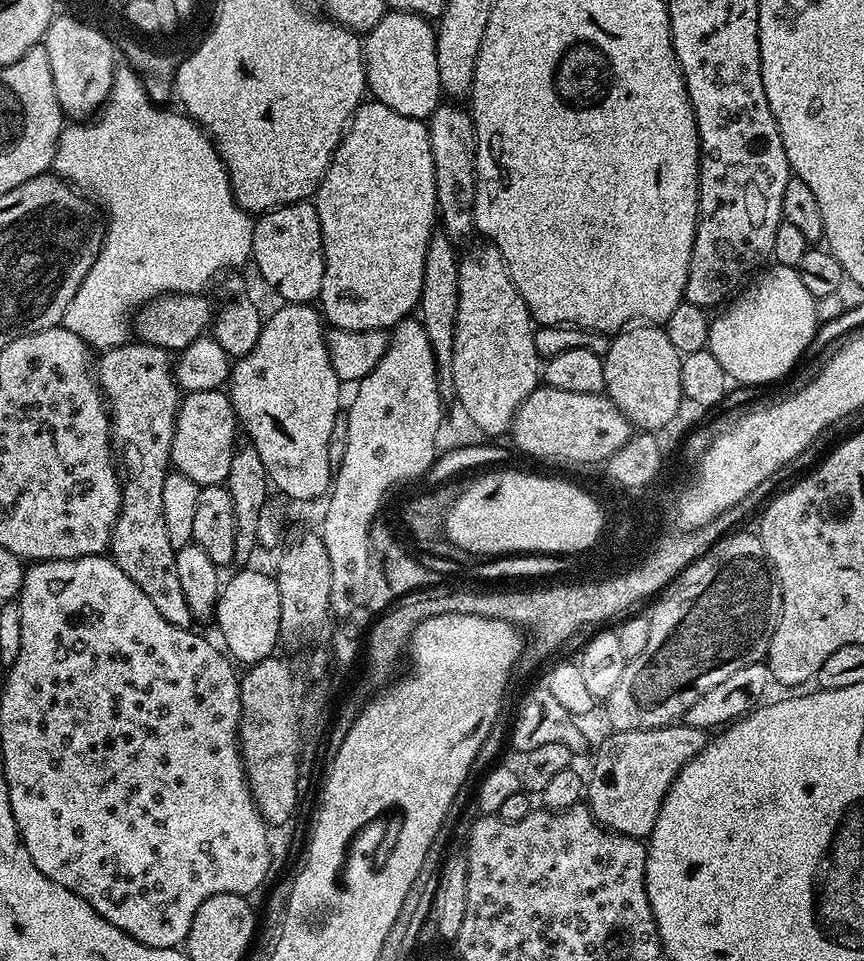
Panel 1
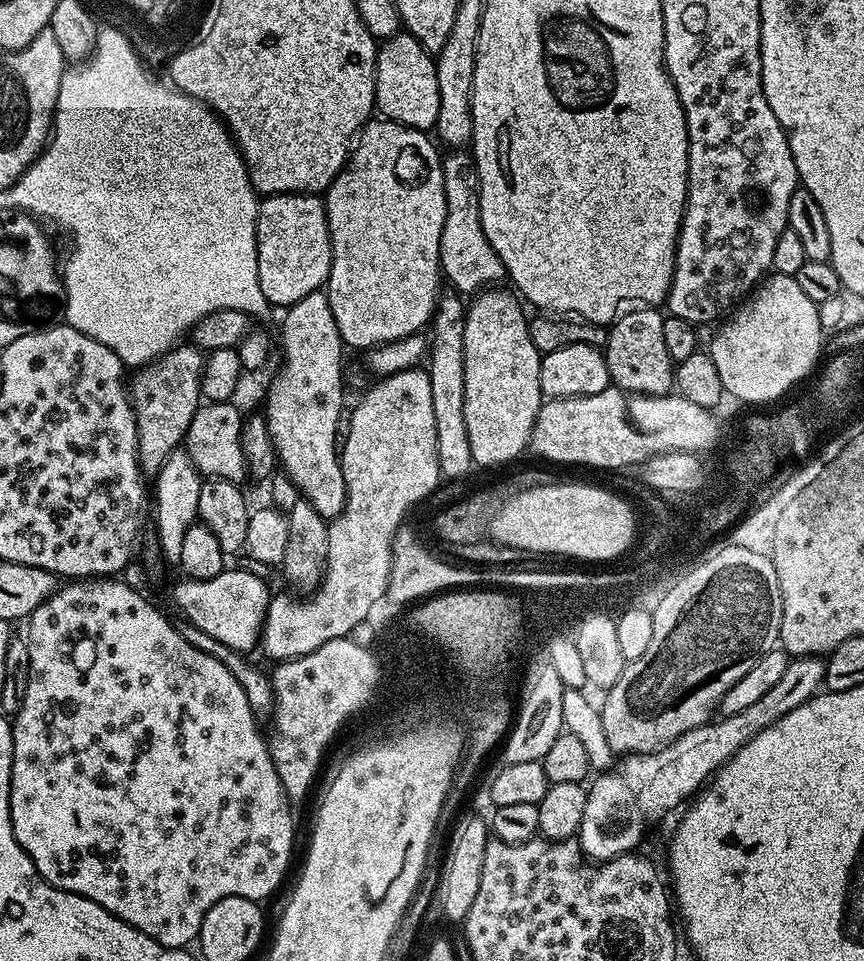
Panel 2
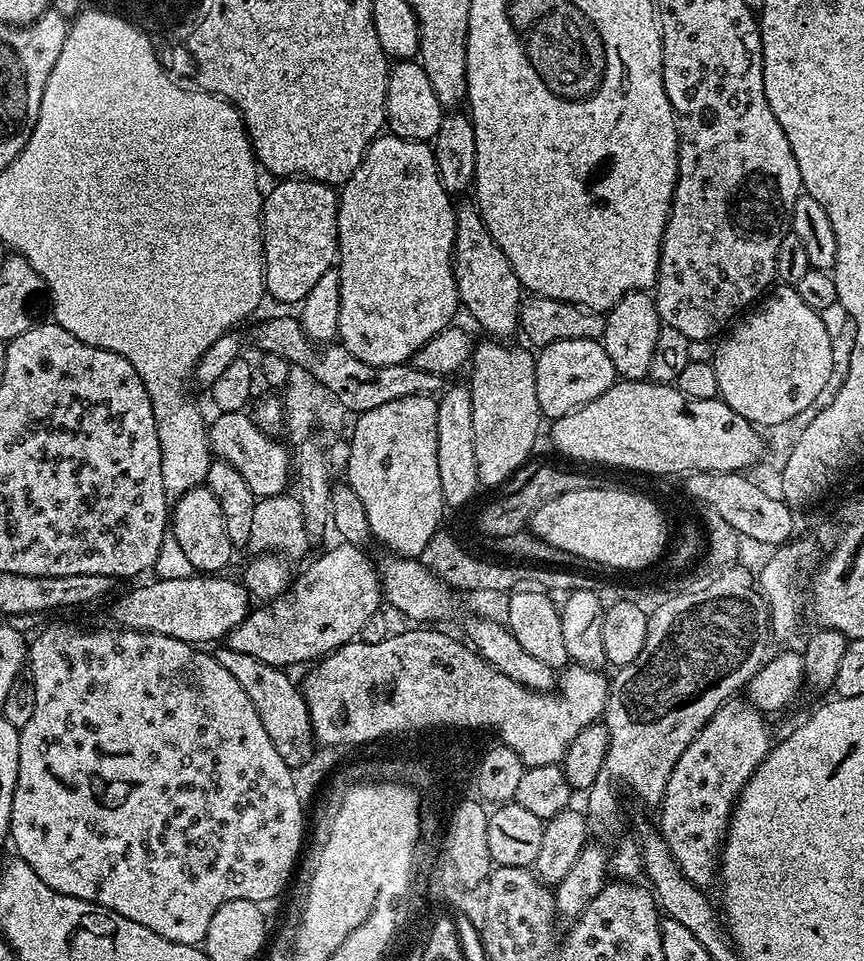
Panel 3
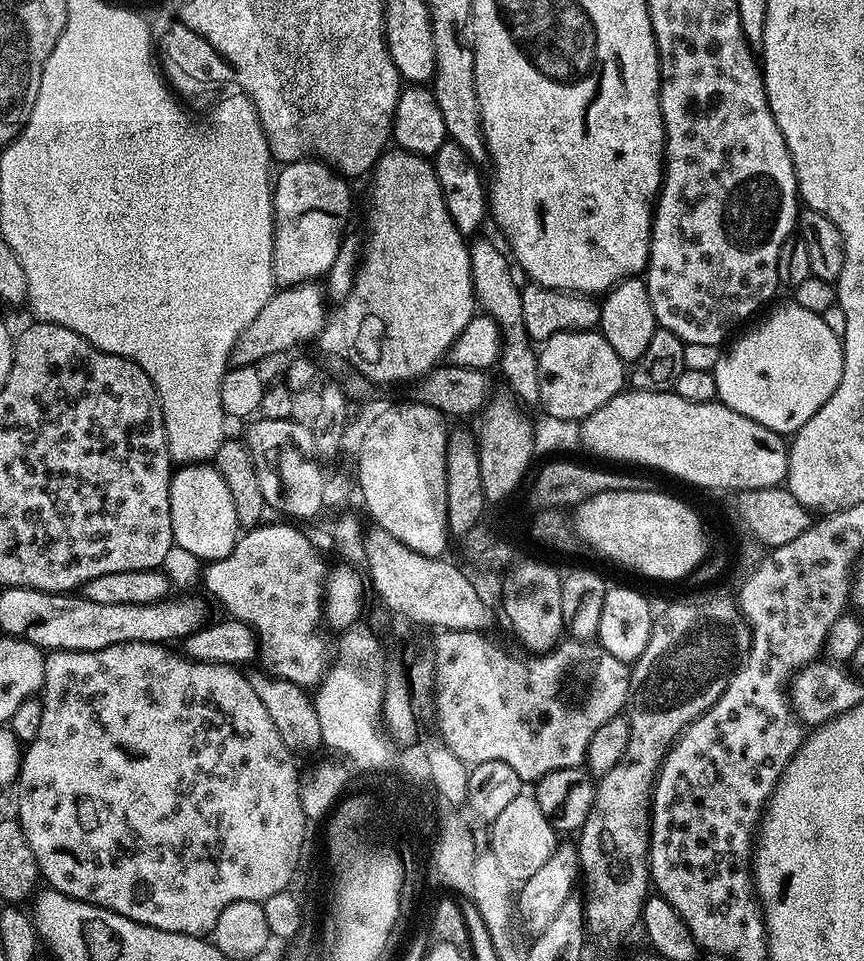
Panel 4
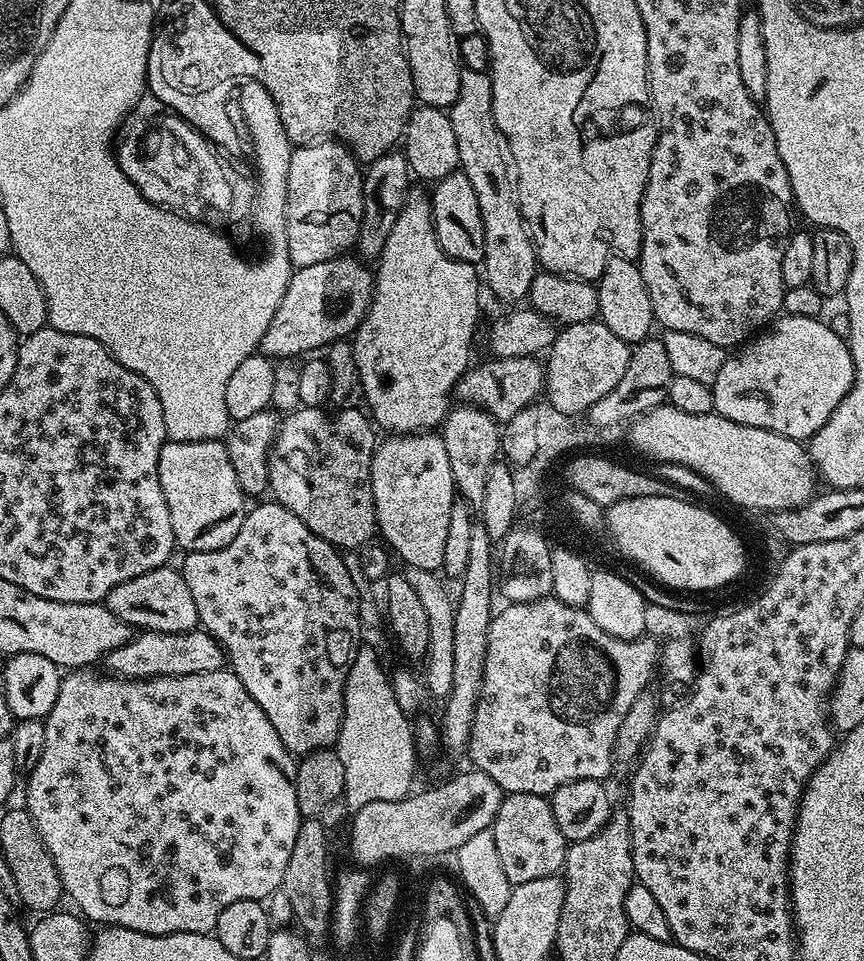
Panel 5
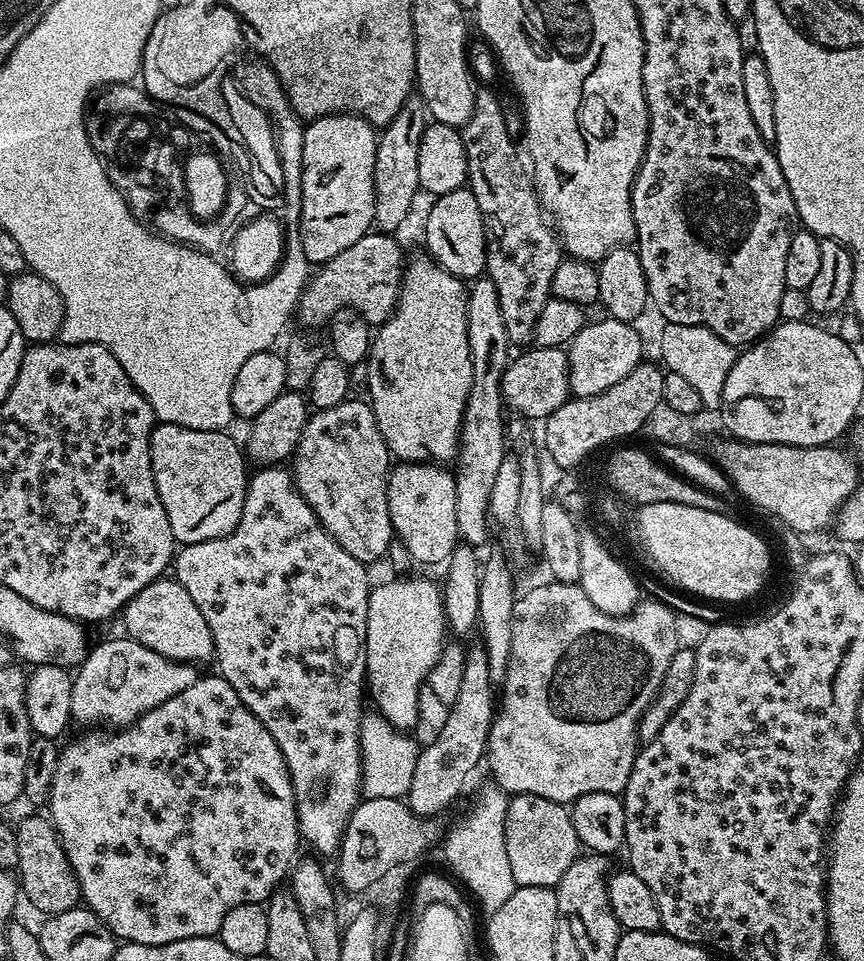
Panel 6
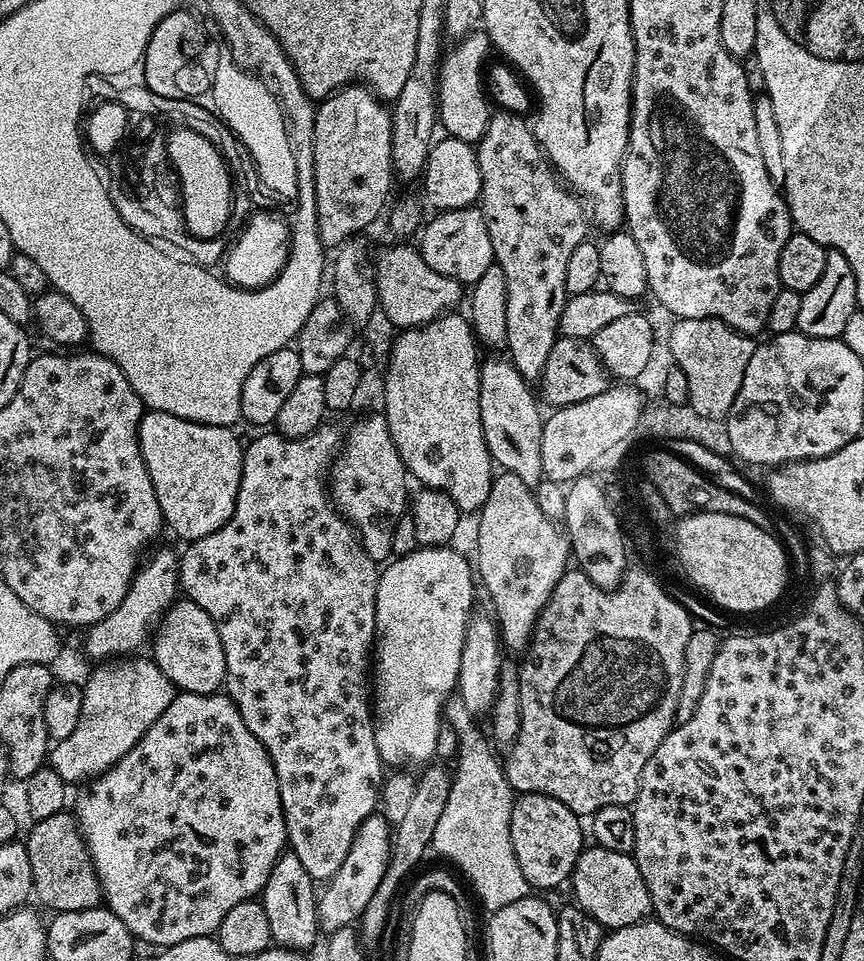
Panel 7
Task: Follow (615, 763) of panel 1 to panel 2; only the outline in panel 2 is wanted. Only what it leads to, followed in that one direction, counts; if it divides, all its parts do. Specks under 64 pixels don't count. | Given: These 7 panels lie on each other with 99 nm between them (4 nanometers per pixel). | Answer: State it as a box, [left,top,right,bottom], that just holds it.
[578,655,825,862]

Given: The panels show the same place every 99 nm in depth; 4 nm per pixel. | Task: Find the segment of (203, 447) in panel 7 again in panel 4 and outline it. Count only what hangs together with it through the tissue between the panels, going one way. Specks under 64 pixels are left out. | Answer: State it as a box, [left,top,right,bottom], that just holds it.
[170,463,242,562]

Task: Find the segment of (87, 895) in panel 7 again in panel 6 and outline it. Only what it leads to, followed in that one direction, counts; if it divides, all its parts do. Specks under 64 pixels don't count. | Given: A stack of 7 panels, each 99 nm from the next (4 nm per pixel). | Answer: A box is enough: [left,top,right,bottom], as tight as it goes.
[15,815,81,917]

